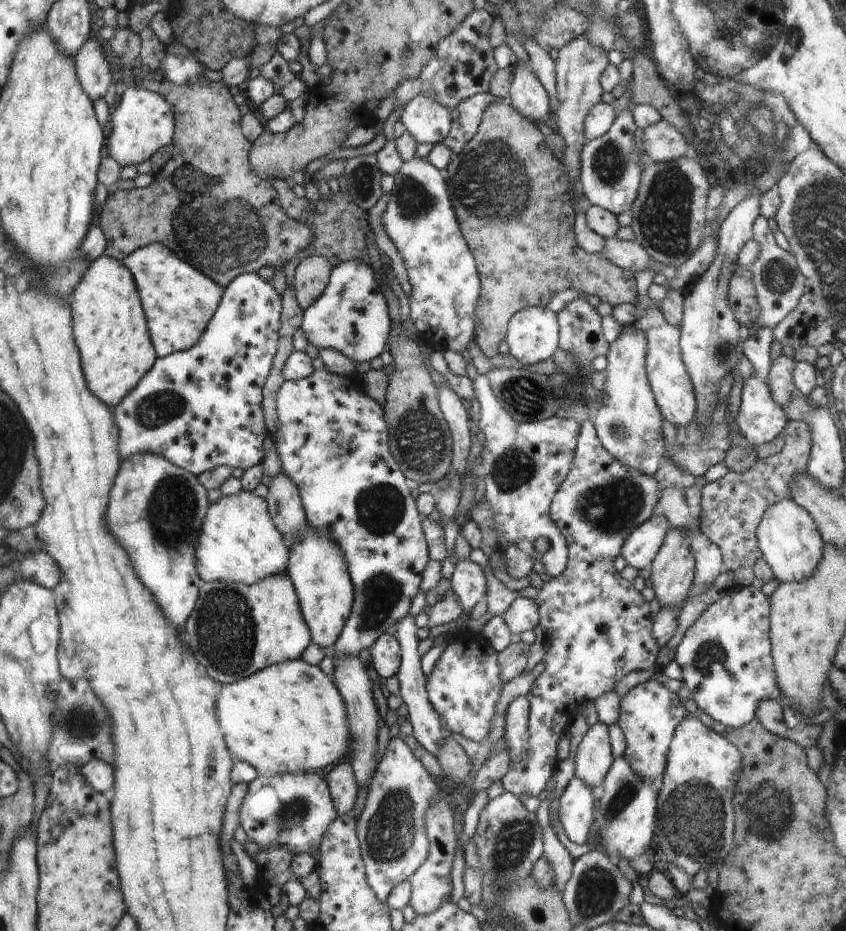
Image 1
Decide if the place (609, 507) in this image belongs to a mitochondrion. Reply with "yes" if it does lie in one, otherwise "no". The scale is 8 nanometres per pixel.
yes

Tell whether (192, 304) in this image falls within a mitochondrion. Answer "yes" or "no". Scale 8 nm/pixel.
no

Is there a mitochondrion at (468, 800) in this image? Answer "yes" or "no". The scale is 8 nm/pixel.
no

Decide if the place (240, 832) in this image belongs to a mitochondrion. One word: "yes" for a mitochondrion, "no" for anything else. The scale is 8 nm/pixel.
no

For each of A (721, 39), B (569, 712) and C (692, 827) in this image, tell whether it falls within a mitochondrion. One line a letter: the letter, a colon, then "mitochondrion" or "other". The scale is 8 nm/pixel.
A: mitochondrion
B: other
C: mitochondrion

